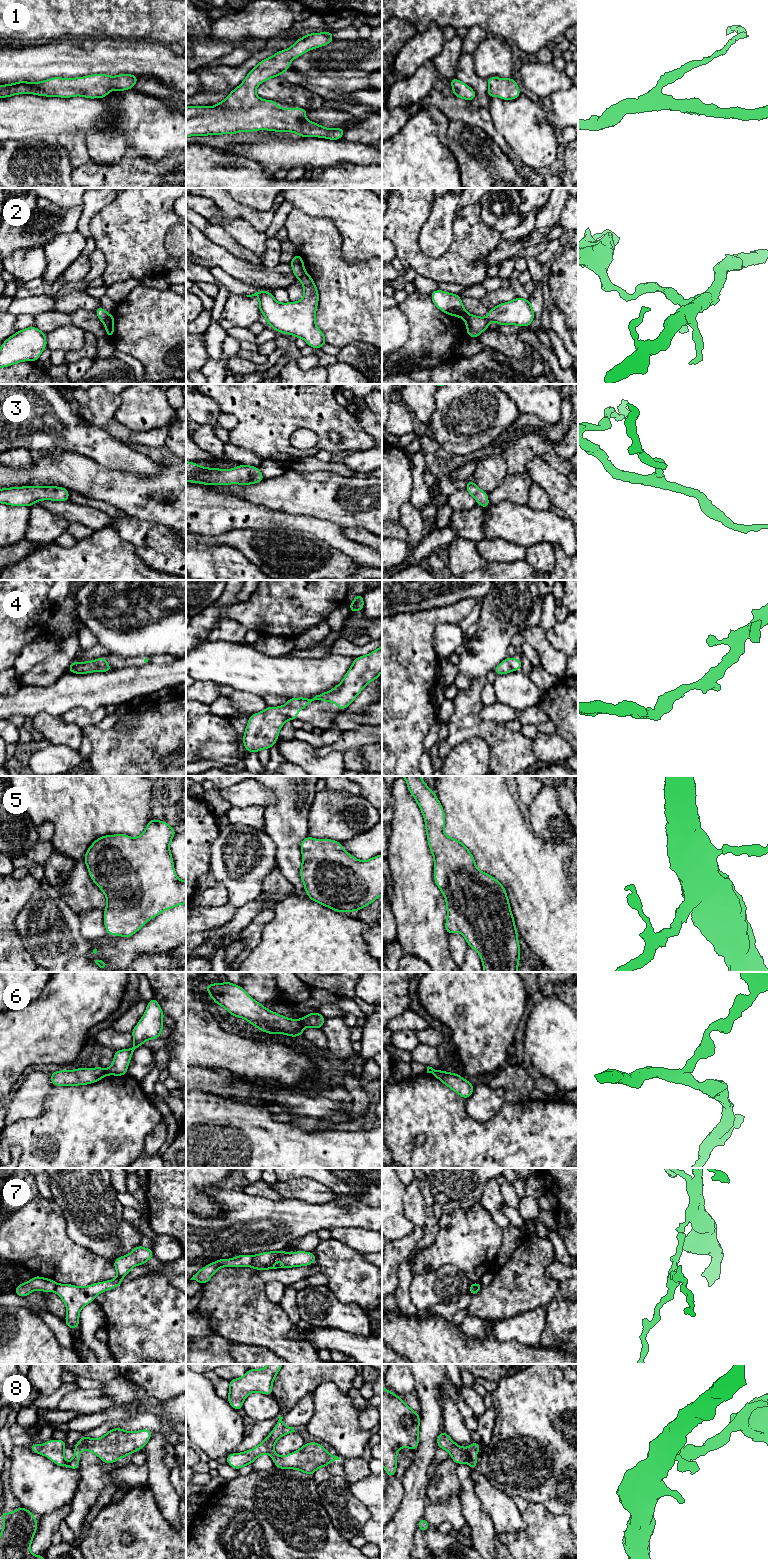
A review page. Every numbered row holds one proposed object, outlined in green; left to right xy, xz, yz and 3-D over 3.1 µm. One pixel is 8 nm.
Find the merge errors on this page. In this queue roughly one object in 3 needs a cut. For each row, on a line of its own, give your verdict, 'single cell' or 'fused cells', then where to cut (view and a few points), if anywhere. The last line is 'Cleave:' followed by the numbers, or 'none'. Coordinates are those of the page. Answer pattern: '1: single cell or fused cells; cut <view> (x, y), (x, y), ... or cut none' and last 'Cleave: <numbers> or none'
1: single cell; cut none
2: fused cells; cut xy (109, 315), (104, 323)
3: single cell; cut none
4: single cell; cut none
5: single cell; cut none
6: fused cells; cut xz (300, 1020), (304, 1026)
7: fused cells; cut xz (253, 1256), (251, 1266)
8: single cell; cut none
Cleave: 2, 6, 7

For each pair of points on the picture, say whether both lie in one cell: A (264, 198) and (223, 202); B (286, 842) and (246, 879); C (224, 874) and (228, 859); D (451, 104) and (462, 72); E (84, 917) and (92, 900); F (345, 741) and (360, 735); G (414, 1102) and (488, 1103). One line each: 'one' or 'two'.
A: two
B: two
C: one
D: two
E: two
F: one
G: two

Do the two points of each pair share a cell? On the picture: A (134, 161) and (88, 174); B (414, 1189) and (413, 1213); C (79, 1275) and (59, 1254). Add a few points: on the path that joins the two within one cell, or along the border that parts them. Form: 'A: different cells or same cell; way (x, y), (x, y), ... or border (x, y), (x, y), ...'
A: same cell; way (123, 172), (99, 174)
B: same cell; way (413, 1195), (413, 1207)
C: same cell; way (75, 1270), (64, 1259)

